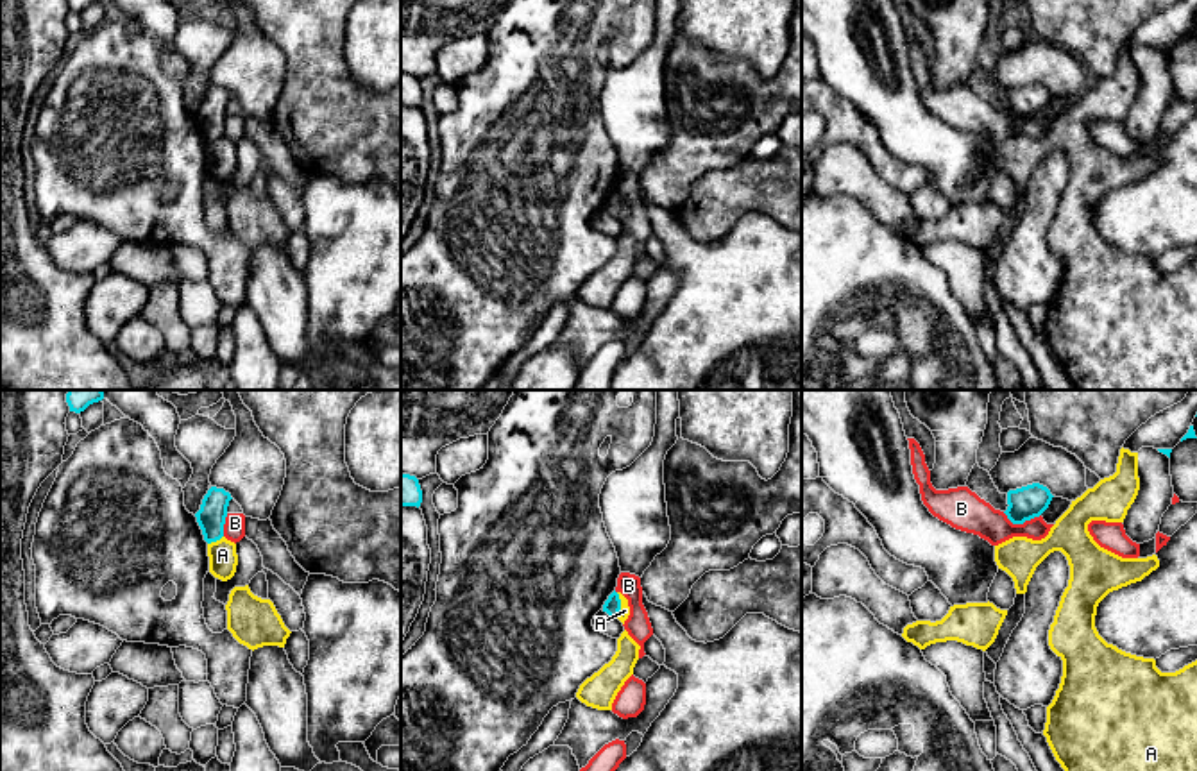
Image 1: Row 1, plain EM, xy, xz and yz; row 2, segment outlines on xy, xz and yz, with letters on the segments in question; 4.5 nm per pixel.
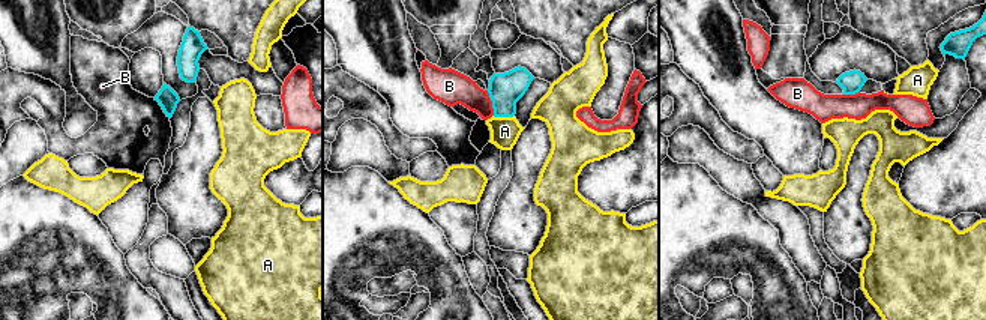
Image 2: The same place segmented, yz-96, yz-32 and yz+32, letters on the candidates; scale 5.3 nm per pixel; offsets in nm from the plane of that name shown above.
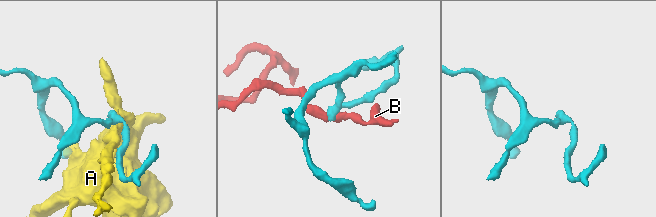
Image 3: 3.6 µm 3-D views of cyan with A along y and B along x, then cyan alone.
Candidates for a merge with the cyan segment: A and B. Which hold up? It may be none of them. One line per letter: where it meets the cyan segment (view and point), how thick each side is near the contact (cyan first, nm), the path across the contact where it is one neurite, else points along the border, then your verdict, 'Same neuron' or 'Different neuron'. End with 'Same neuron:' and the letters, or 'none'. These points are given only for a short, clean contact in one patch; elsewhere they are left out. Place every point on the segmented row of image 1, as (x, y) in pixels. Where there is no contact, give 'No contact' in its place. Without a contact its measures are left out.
A: Touches cyan at xz (619, 605). Thickness 80 nm (cyan) against 50 nm. Boundary: xz (616, 593), (619, 600), (618, 618). Different neuron
B: Touches cyan at yz (1022, 523). Thickness 150 nm (cyan) against 170 nm. Boundary: yz (1002, 512), (1013, 523), (1024, 523), (1040, 516). Different neuron
Same neuron: none

